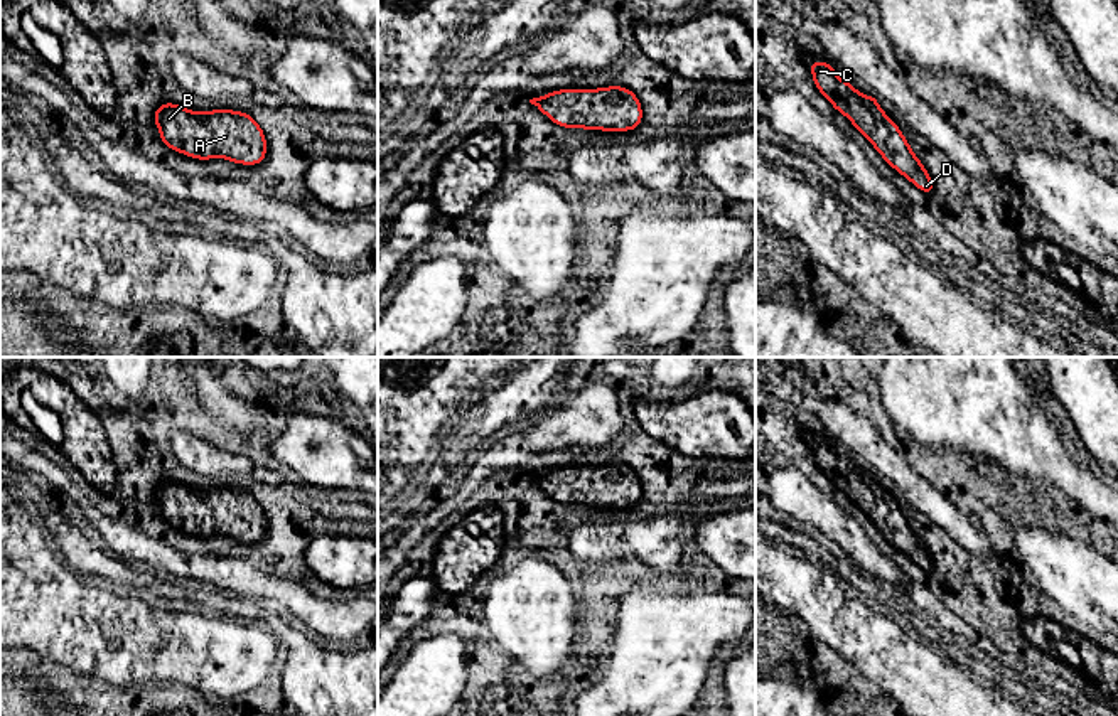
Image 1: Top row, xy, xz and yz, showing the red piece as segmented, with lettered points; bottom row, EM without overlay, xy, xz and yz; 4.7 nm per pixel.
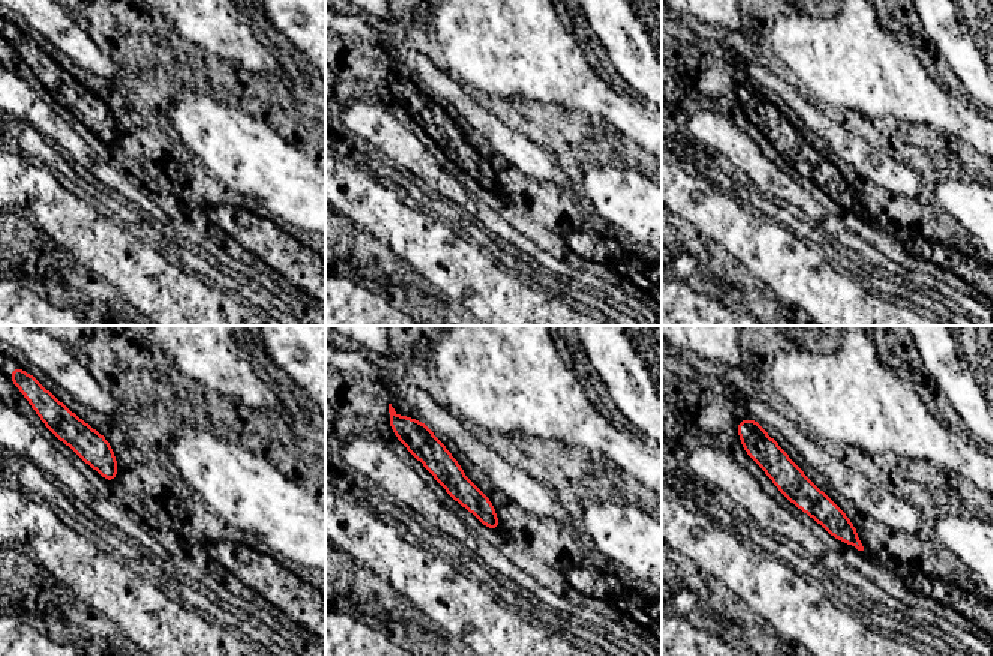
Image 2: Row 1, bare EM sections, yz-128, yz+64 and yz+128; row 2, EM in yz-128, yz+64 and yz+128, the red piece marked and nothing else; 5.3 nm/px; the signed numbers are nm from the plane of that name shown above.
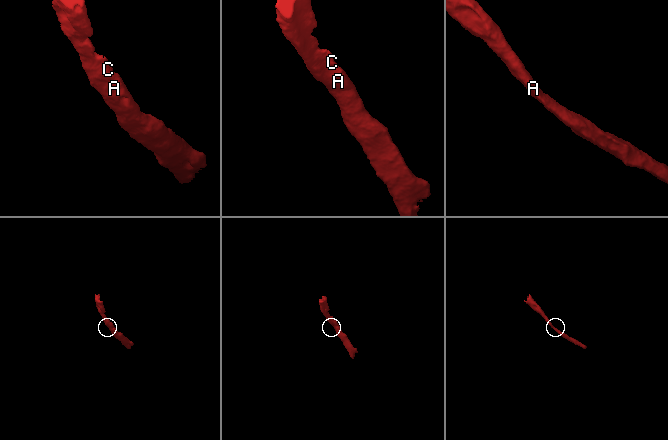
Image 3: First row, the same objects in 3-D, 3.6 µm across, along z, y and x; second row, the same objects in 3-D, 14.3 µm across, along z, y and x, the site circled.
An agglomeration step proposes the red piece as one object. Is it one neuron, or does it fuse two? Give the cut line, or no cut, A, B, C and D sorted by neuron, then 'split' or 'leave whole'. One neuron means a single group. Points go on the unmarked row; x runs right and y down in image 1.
no cut | A B C D | leave whole

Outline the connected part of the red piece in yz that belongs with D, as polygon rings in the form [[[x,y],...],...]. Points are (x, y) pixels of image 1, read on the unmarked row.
[[[809,436],[809,446],[818,468],[848,494],[865,516],[877,526],[884,537],[909,556],[926,573],[934,571],[934,563],[926,544],[911,527],[906,514],[879,484],[875,473],[862,473],[850,458],[840,458],[828,438]]]

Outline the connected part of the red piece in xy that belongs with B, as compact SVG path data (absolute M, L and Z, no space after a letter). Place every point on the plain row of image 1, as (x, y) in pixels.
M164 480L153 490L162 521L192 536L228 536L258 542L266 534L266 517L251 492L233 487L187 489Z

